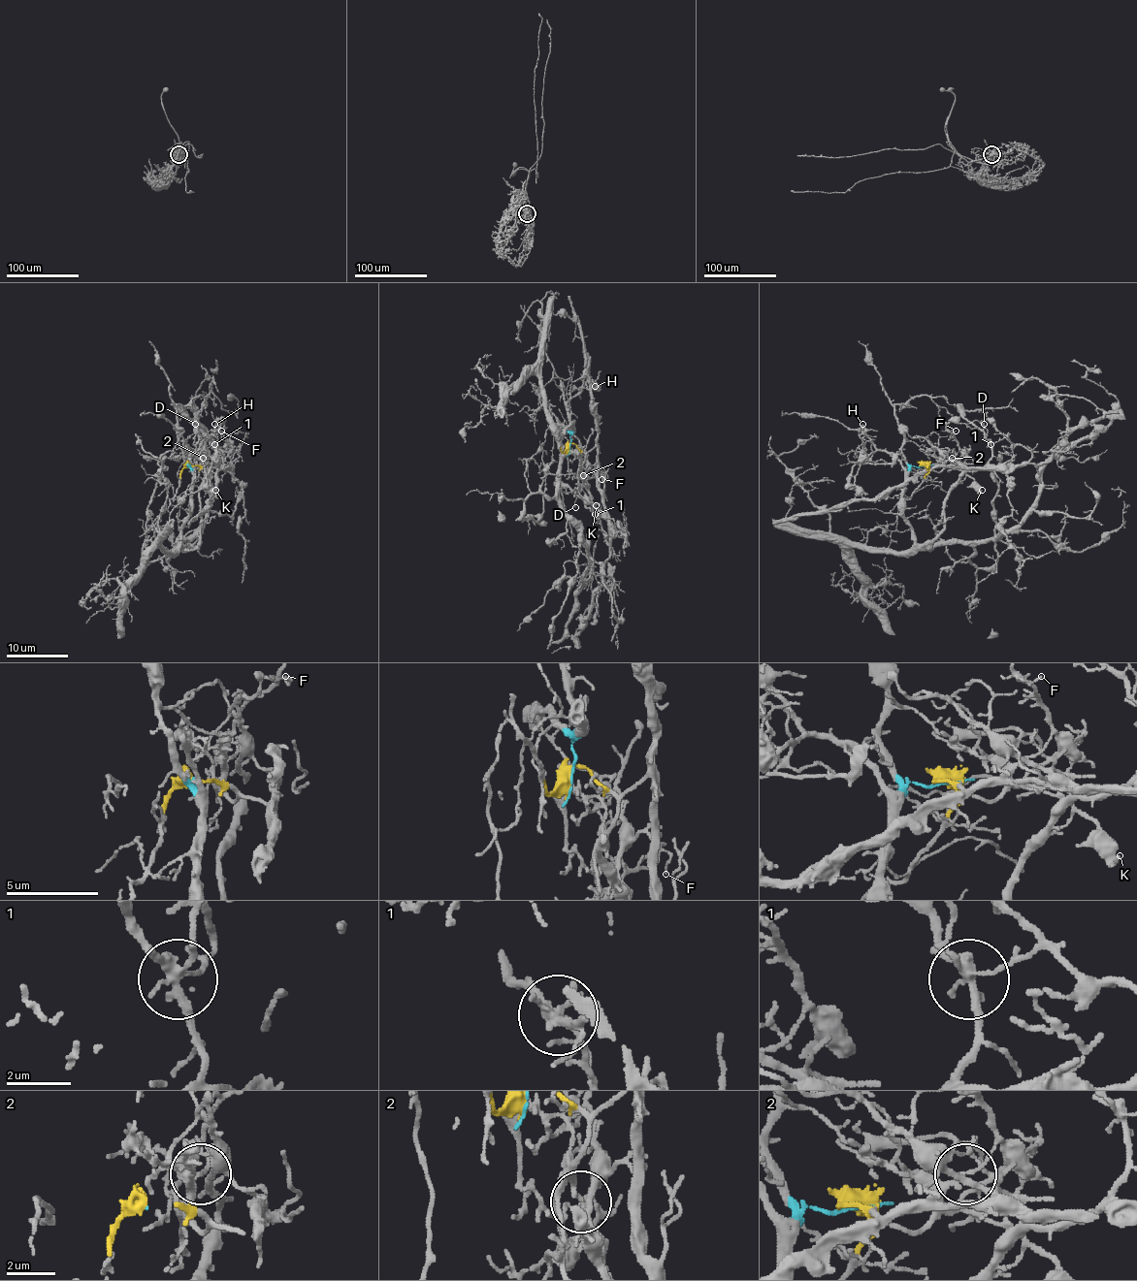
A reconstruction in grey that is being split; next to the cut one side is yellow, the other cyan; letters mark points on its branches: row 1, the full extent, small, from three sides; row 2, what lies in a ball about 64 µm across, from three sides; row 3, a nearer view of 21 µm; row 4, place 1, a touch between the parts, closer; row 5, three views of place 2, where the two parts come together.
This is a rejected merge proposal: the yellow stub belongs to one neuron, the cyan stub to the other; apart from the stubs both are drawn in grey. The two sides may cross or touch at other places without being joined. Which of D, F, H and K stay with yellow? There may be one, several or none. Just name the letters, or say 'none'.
F, H, K

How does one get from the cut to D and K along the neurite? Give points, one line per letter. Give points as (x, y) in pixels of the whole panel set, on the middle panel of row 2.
D: (569, 448), (570, 427), (562, 434), (564, 451), (578, 456), (585, 488), (600, 512), (578, 496), (575, 508)
K: (569, 448), (574, 443), (585, 454), (585, 464), (578, 469), (578, 493), (596, 504)

